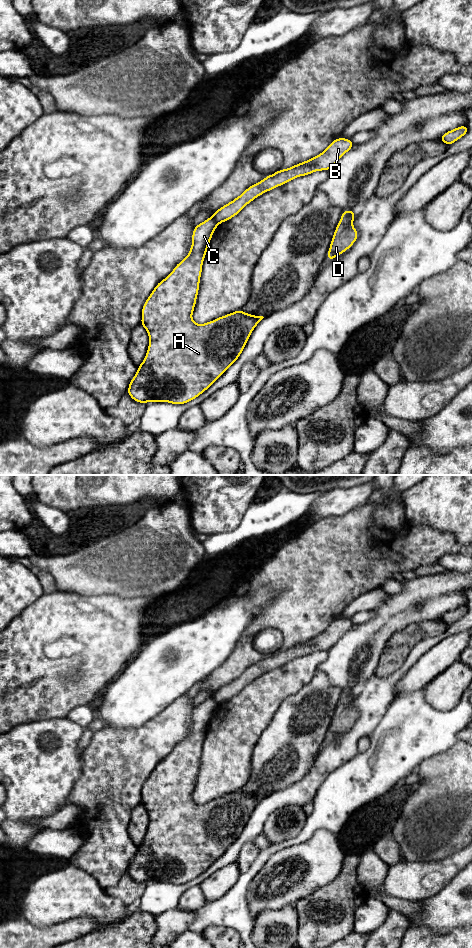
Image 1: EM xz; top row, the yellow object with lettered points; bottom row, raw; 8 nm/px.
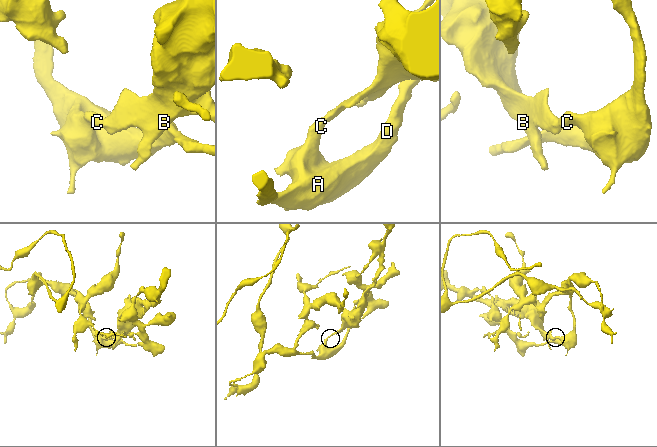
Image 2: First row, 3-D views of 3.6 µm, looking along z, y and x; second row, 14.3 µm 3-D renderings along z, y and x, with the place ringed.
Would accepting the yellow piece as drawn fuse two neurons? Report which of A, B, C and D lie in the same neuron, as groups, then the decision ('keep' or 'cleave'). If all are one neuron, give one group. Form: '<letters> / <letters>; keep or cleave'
A C D / B; cleave

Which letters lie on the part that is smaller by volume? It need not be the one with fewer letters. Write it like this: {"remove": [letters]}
{"remove": ["B"]}

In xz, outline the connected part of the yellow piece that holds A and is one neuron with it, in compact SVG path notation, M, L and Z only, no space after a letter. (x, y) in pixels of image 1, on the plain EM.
M212 697L195 706L188 735L175 746L166 758L156 765L142 787L141 805L147 810L150 822L146 836L138 846L137 853L130 861L127 870L127 874L135 882L168 882L182 885L194 880L239 838L252 811L264 798L245 793L240 789L204 804L197 804L192 799L199 772L202 744L217 706L218 703Z

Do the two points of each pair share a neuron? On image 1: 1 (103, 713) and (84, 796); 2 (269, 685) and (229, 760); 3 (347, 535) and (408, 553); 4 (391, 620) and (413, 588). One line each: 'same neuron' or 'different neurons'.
1: different neurons
2: same neuron
3: same neuron
4: same neuron

